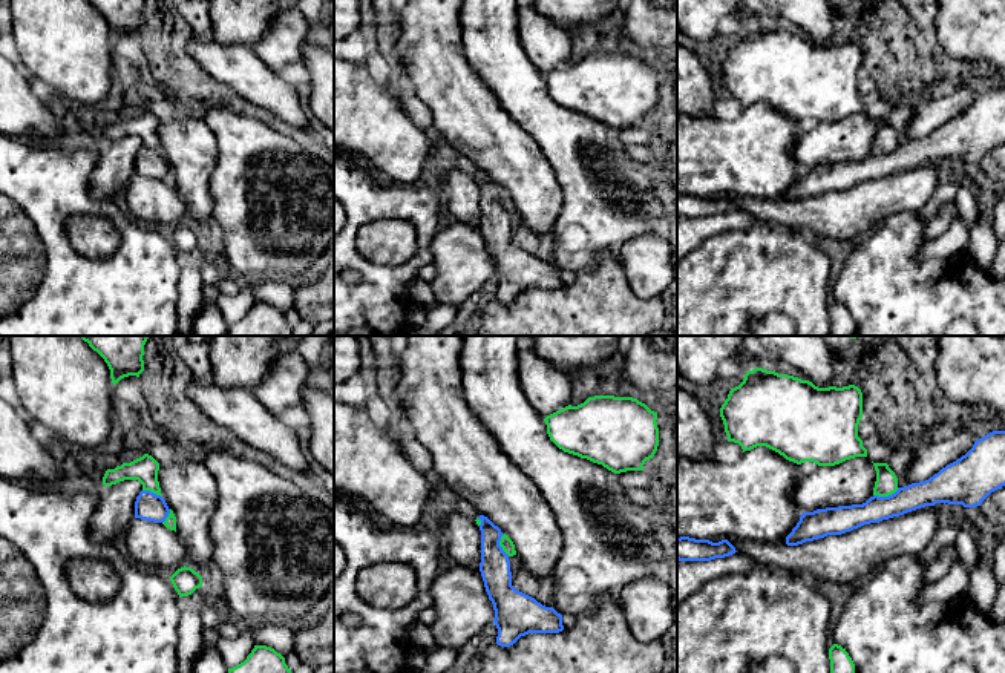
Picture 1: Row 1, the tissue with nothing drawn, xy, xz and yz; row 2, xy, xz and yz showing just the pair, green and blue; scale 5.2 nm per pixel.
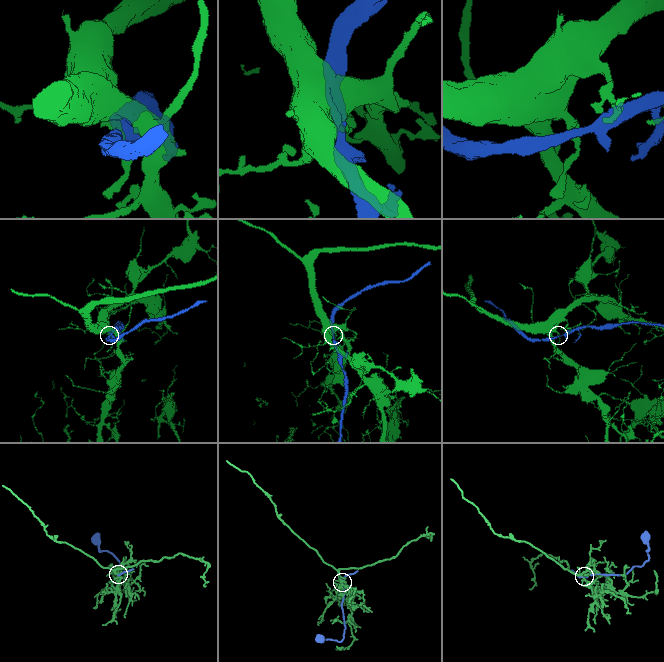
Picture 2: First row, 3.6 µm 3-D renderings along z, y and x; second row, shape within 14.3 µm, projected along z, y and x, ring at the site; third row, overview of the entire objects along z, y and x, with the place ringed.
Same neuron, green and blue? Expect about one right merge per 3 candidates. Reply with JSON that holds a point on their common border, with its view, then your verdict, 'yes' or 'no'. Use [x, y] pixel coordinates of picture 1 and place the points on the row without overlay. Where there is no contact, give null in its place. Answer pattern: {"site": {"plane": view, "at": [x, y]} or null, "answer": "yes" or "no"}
{"site": {"plane": "yz", "at": [886, 152]}, "answer": "no"}

